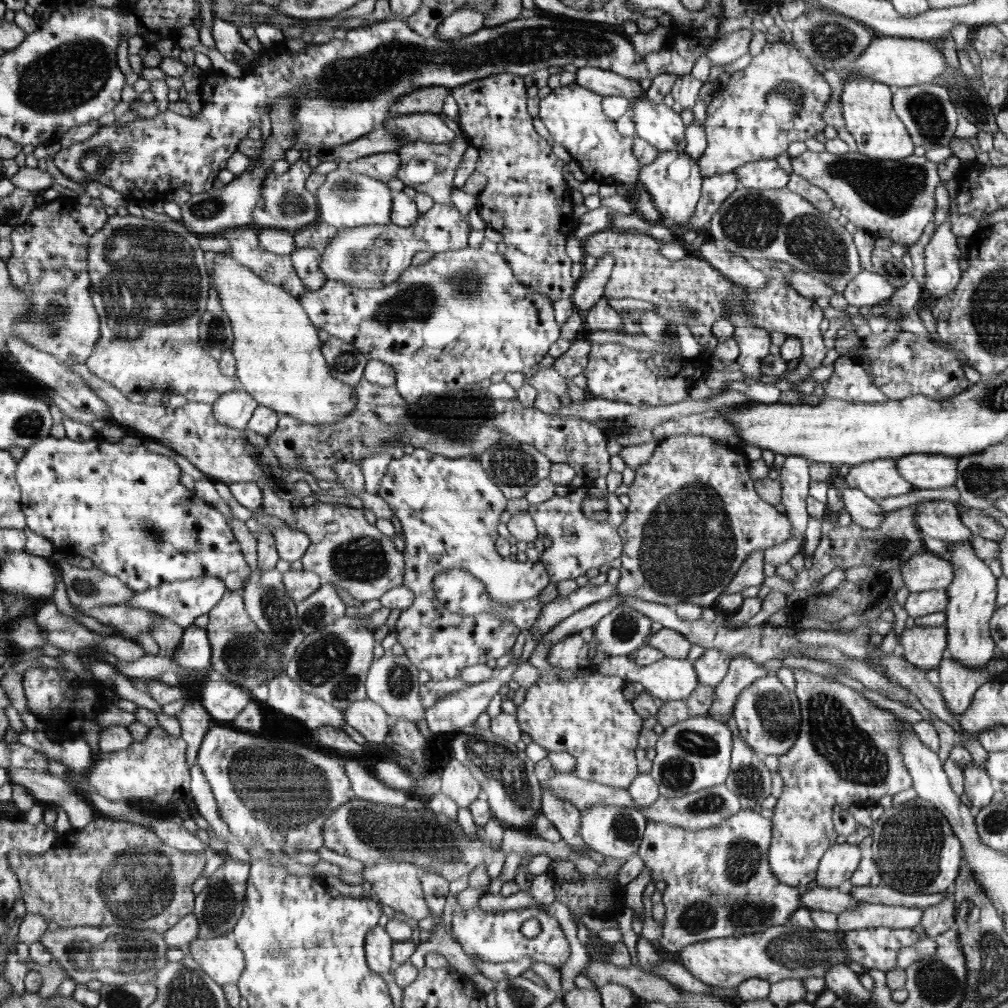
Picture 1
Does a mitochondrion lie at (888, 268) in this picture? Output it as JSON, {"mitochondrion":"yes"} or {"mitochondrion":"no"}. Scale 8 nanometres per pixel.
{"mitochondrion":"yes"}

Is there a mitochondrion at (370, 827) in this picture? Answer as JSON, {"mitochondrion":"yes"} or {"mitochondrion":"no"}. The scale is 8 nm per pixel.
{"mitochondrion":"yes"}

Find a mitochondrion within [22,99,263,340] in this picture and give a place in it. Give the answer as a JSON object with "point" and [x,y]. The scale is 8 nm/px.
{"point":[149,278]}

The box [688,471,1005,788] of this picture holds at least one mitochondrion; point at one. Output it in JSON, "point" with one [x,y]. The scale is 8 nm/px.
{"point":[777,717]}

